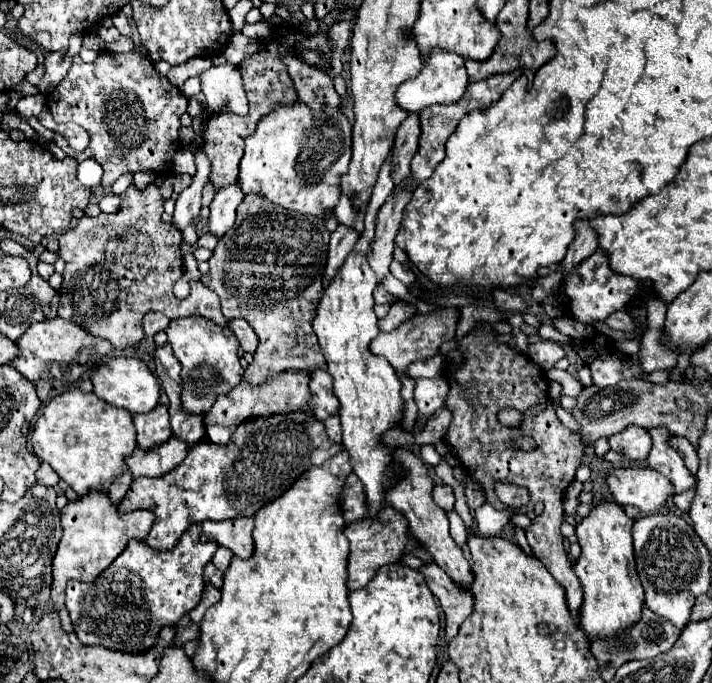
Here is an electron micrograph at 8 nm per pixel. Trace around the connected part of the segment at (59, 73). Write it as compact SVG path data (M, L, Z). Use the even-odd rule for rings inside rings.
M73 36L71 38L71 46L67 50L67 54L59 54L59 52L49 52L43 60L43 66L45 66L45 74L37 86L37 90L41 94L47 94L51 92L67 74L69 66L71 66L71 60L79 54L81 50L81 40L83 36Z

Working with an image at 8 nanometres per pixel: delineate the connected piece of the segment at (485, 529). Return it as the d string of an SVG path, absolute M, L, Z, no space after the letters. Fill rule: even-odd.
M483 504L475 510L475 524L477 532L483 536L497 536L509 522L511 512L499 512L491 504Z

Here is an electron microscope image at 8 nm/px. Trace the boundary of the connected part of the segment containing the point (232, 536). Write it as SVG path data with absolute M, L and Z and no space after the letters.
M233 518L225 522L213 522L205 520L201 532L201 542L217 542L219 546L225 546L233 550L239 558L251 558L253 554L253 518Z

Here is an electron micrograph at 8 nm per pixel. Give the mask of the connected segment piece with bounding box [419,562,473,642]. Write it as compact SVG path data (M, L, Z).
M423 564L421 574L427 580L429 590L435 594L435 598L441 602L445 614L447 614L447 626L445 626L445 642L451 642L465 618L473 612L473 594L467 590L457 590L459 586L435 564Z

